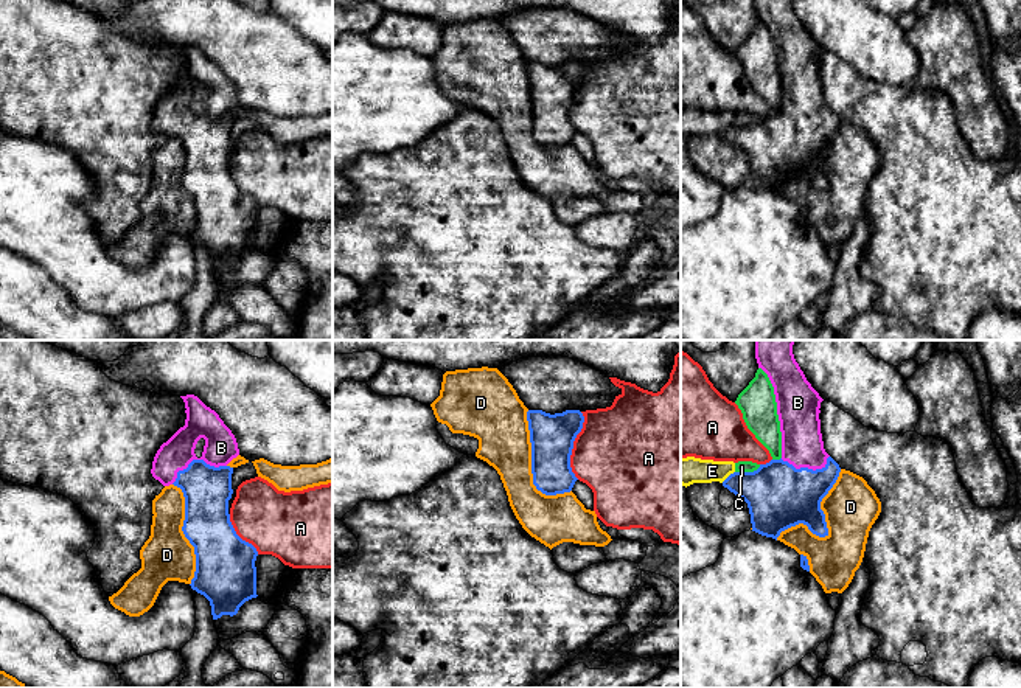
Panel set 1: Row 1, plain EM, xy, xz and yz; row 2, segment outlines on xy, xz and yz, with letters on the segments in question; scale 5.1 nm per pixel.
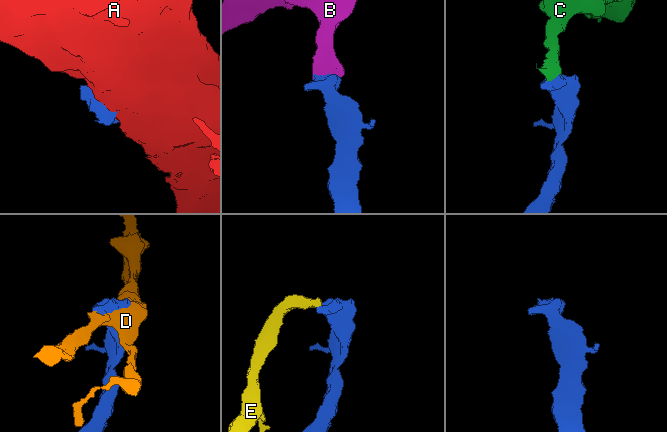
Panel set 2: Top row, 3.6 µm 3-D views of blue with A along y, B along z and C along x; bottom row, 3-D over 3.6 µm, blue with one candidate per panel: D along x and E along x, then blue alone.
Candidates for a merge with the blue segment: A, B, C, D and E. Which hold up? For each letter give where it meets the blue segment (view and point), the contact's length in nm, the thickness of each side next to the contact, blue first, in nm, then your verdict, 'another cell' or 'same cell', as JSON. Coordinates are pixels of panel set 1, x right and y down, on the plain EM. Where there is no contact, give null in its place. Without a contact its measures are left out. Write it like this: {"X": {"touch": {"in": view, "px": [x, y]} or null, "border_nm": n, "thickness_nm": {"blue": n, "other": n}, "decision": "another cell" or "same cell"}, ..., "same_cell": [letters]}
{"A": {"touch": {"in": "xz", "px": [572, 98]}, "border_nm": 360, "thickness_nm": {"blue": 220, "other": 460}, "decision": "another cell"}, "B": {"touch": {"in": "xy", "px": [196, 112]}, "border_nm": 300, "thickness_nm": {"blue": 260, "other": 170}, "decision": "same cell"}, "C": {"touch": {"in": "yz", "px": [748, 125]}, "border_nm": 140, "thickness_nm": {"blue": 340, "other": 60}, "decision": "another cell"}, "D": {"touch": {"in": "yz", "px": [827, 180]}, "border_nm": 500, "thickness_nm": {"blue": 300, "other": 280}, "decision": "another cell"}, "E": {"touch": {"in": "yz", "px": [729, 128]}, "border_nm": 90, "thickness_nm": {"blue": 300, "other": 140}, "decision": "another cell"}, "same_cell": ["B"]}

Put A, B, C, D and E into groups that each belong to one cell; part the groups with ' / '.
A / B / C E / D

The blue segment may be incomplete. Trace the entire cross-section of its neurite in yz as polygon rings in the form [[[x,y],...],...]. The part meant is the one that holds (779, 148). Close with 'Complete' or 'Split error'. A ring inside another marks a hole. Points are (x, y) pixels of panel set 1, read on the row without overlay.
[[[755,0],[755,11],[774,39],[782,110],[754,124],[734,124],[723,138],[747,155],[752,183],[777,193],[782,183],[803,175],[825,189],[821,154],[841,120],[824,101],[819,71],[824,51],[807,33],[793,0]]]. Split error

